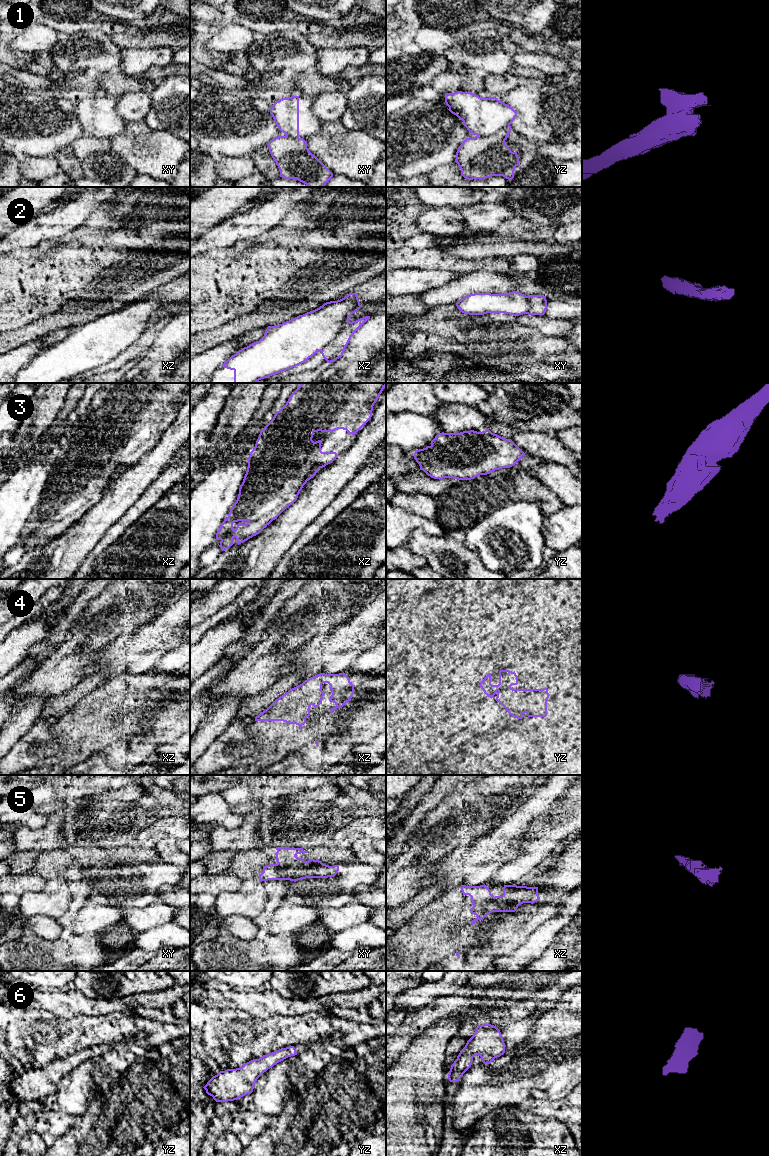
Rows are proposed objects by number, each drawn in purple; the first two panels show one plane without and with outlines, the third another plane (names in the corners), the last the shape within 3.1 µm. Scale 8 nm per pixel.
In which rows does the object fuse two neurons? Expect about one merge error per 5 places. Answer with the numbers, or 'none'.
1, 2

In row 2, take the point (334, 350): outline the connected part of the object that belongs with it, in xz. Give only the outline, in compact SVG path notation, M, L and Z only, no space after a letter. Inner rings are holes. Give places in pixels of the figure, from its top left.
M365 316L356 321L349 322L329 344L320 350L323 358L328 363L335 362L341 358L351 337L369 319L370 316Z

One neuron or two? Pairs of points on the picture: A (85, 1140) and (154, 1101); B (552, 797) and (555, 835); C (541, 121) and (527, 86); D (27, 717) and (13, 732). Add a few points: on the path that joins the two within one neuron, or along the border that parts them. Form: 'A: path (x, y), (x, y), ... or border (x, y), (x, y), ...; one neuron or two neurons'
A: path (102, 1134), (110, 1126), (137, 1115); one neuron
B: border (568, 785), (550, 808); two neurons
C: path (541, 112), (540, 105), (532, 95); one neuron
D: path (23, 721), (16, 728); one neuron

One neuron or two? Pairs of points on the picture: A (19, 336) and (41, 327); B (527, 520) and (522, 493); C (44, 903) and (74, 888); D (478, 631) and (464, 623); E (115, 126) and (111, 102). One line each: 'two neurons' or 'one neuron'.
A: one neuron
B: two neurons
C: one neuron
D: one neuron
E: one neuron

